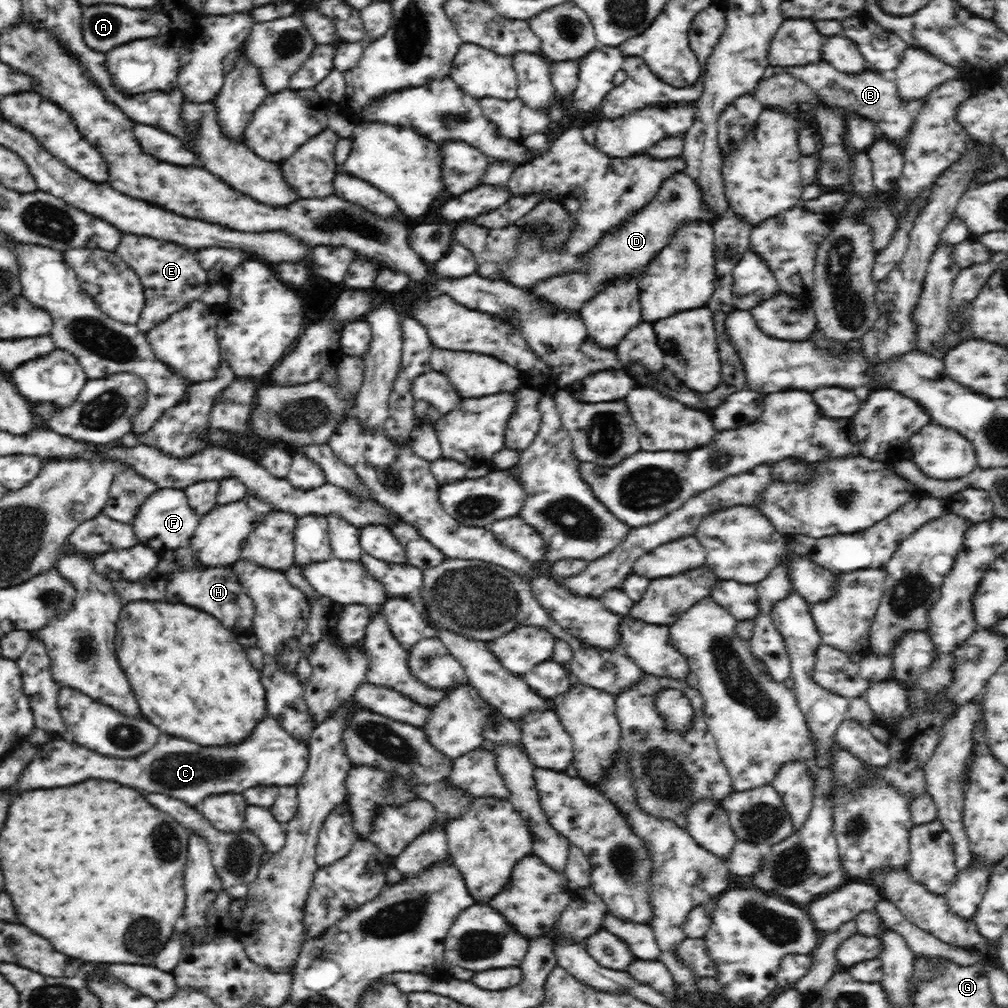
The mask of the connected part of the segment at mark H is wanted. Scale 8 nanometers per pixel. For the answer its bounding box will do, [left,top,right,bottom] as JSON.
[166,568,257,648]

